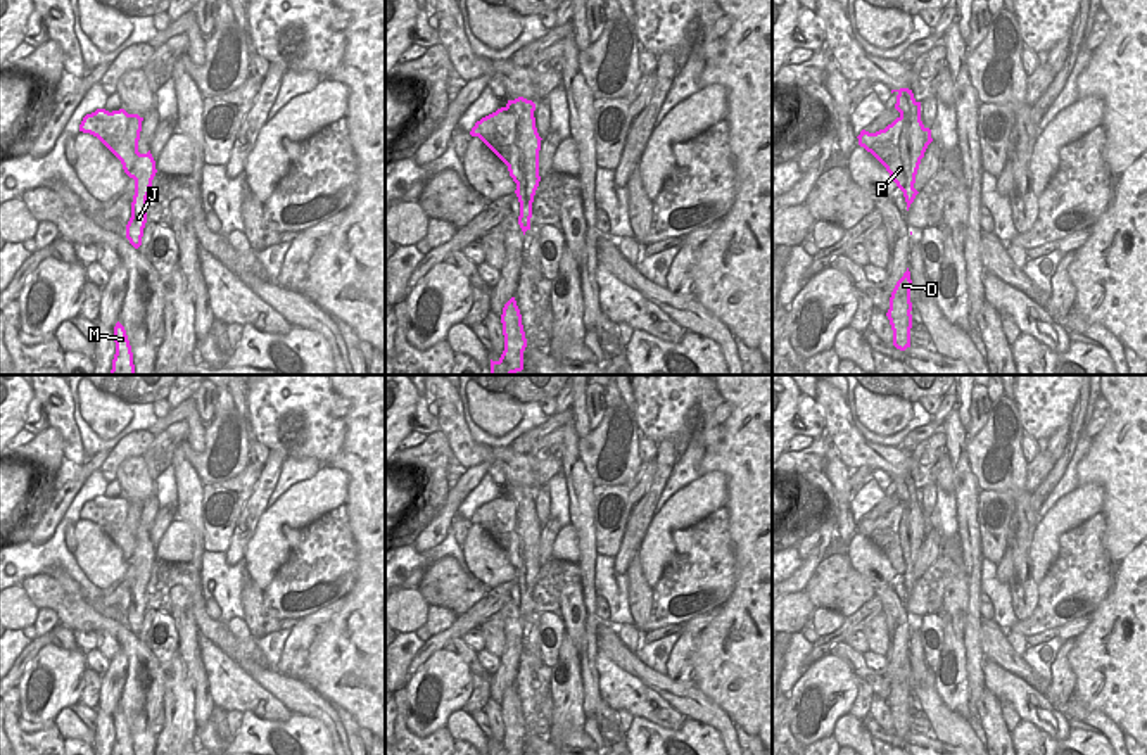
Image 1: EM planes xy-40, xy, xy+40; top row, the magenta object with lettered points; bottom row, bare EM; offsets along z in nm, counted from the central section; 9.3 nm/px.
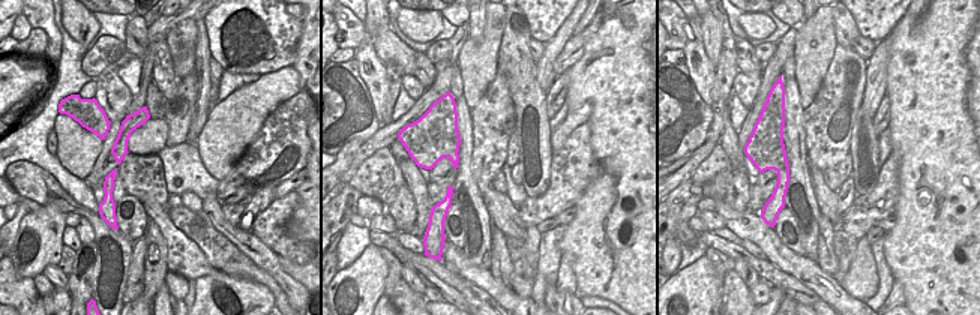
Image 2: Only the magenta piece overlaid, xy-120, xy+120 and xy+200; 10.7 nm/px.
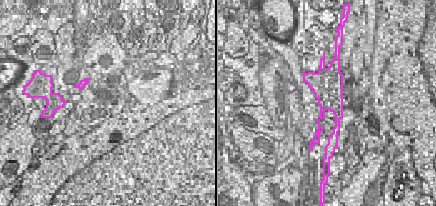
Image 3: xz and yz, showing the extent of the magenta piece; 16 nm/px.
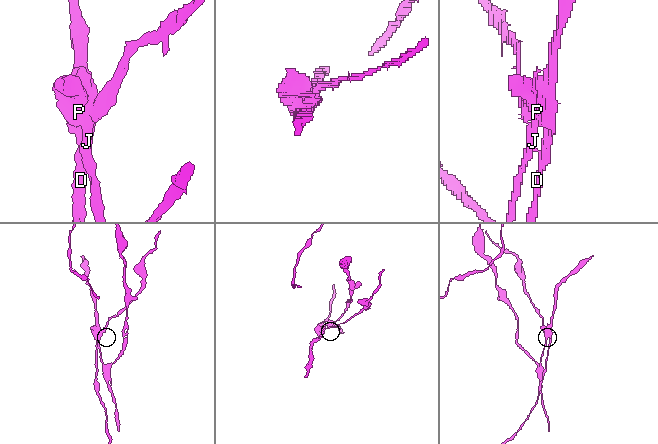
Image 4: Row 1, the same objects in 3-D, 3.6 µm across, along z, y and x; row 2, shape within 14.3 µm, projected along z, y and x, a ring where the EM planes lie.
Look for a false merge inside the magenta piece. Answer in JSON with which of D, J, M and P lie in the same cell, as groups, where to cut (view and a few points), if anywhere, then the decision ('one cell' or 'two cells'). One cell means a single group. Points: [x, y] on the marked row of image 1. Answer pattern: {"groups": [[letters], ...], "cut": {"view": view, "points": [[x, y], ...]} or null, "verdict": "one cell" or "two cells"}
{"groups": [["D", "M", "P"], ["J"]], "cut": {"view": "xy", "points": [[506, 106], [524, 152], [517, 183]]}, "verdict": "two cells"}

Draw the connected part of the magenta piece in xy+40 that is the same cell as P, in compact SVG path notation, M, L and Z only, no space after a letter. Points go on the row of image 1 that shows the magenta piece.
M897 117L876 133L862 130L857 138L859 145L871 152L886 168L897 187L903 190L912 162L909 123L905 117Z

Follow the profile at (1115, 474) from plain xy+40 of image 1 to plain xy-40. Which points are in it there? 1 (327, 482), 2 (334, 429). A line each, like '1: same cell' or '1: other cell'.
1: other cell
2: other cell

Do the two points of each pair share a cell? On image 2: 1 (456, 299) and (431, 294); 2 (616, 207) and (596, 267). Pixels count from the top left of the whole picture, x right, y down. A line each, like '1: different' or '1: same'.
1: different
2: same

